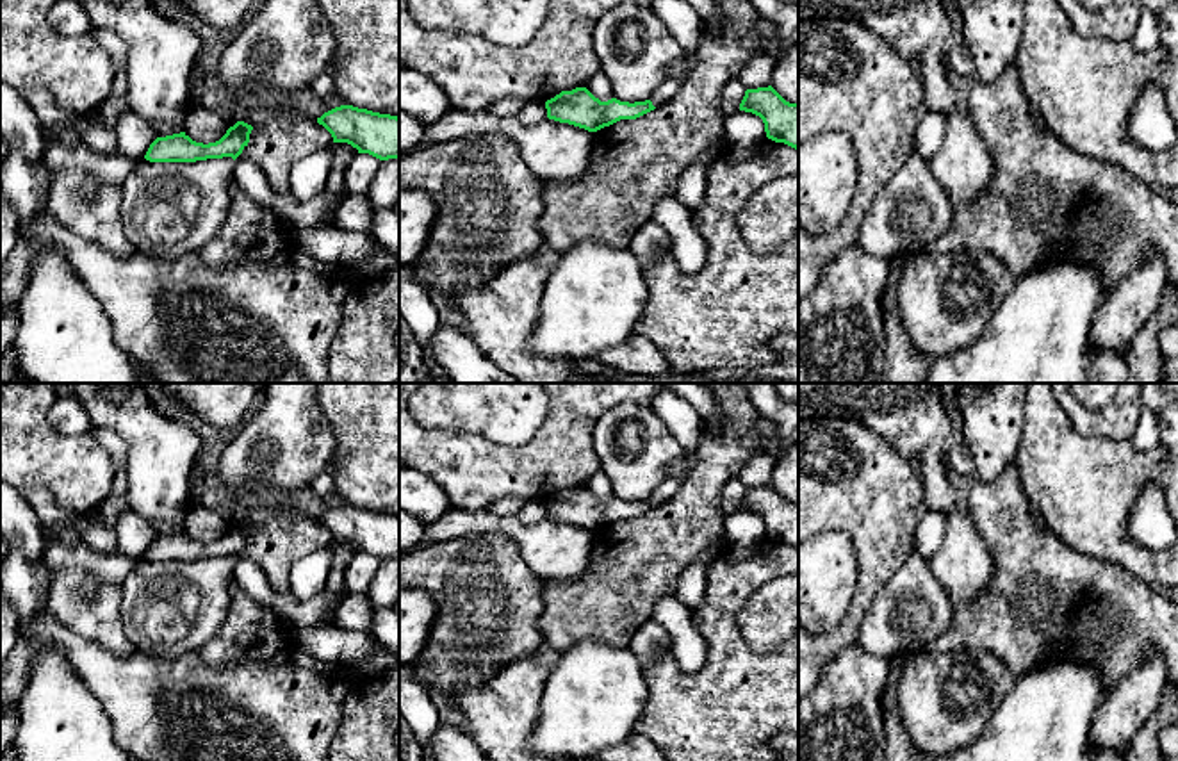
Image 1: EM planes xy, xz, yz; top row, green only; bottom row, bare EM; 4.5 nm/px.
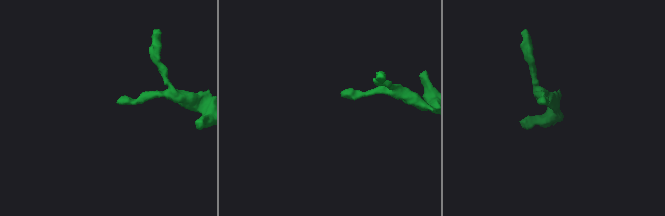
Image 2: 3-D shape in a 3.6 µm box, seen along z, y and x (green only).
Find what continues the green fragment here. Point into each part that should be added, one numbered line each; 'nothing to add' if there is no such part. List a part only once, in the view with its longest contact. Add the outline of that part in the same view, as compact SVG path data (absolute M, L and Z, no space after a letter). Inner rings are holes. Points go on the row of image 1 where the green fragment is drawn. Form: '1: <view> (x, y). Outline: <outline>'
nothing to add

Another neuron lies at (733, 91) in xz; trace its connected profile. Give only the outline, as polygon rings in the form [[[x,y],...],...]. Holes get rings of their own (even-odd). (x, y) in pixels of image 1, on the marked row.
[[[736,77],[736,78],[731,78],[724,89],[722,89],[722,98],[720,98],[720,114],[724,118],[734,114],[740,110],[740,103],[745,96],[745,86],[741,84],[741,80]]]

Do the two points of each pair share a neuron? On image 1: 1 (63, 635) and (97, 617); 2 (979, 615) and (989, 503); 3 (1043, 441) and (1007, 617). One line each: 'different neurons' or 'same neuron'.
1: different neurons
2: same neuron
3: different neurons

